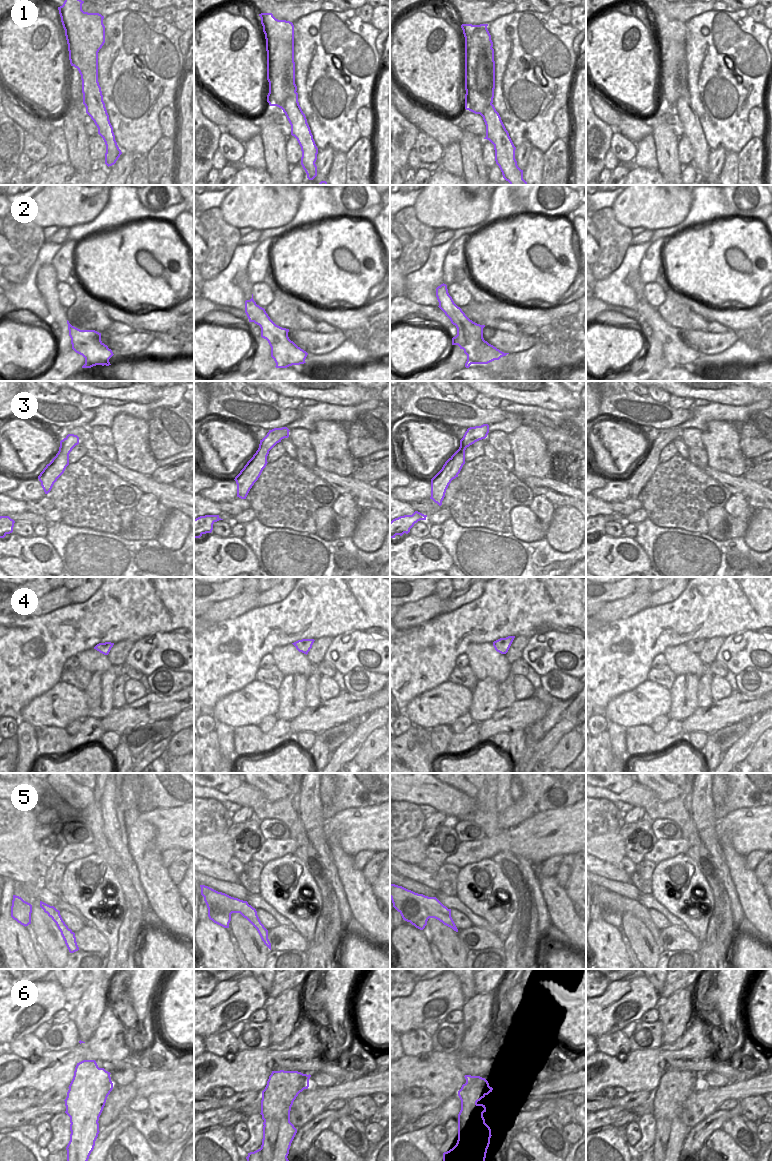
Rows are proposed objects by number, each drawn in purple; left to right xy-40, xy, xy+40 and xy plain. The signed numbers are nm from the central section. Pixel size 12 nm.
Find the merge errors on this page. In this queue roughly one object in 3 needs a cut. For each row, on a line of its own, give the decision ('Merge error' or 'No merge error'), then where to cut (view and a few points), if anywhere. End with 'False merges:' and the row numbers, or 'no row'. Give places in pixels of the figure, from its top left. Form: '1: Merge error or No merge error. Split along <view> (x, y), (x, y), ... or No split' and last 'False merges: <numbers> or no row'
1: Merge error. Split along xy (293, 55), (289, 64), (267, 64)
2: No merge error. No split
3: No merge error. No split
4: No merge error. No split
5: No merge error. No split
6: Merge error. Split along xy (271, 1111), (270, 1159), (287, 1160)
False merges: 1, 6.

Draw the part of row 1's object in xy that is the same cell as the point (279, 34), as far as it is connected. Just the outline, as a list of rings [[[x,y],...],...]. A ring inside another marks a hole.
[[[261,13],[261,24],[266,39],[267,64],[291,65],[294,56],[294,25],[278,20],[272,13]]]

